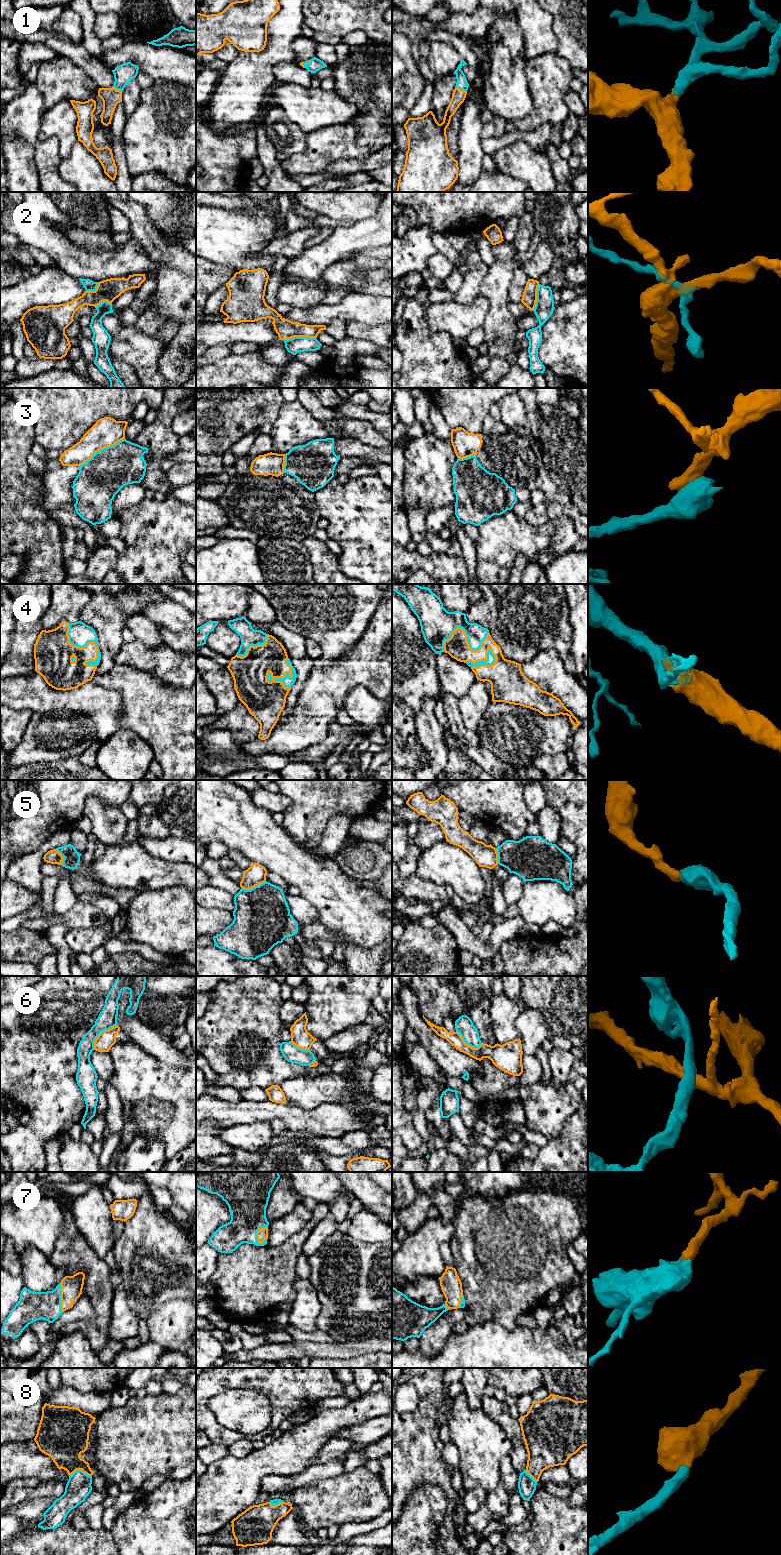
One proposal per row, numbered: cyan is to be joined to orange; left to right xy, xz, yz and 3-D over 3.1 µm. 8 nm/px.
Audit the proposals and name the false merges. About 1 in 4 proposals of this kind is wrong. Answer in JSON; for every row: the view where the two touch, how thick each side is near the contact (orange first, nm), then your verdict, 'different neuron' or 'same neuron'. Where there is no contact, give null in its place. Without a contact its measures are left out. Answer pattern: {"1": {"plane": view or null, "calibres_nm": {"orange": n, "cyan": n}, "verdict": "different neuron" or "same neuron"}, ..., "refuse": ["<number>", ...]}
{"1": {"plane": "yz", "calibres_nm": {"orange": 110, "cyan": 90}, "verdict": "same neuron"}, "2": {"plane": "xz", "calibres_nm": {"orange": 160, "cyan": 130}, "verdict": "different neuron"}, "3": {"plane": "xy", "calibres_nm": {"orange": 220, "cyan": 360}, "verdict": "different neuron"}, "4": {"plane": "xz", "calibres_nm": {"orange": 260, "cyan": 80}, "verdict": "same neuron"}, "5": {"plane": "xz", "calibres_nm": {"orange": 160, "cyan": 460}, "verdict": "same neuron"}, "6": {"plane": "xy", "calibres_nm": {"orange": 140, "cyan": 150}, "verdict": "different neuron"}, "7": {"plane": "xz", "calibres_nm": {"orange": 90, "cyan": 300}, "verdict": "same neuron"}, "8": {"plane": "xy", "calibres_nm": {"orange": 320, "cyan": 200}, "verdict": "same neuron"}, "refuse": ["2", "3", "6"]}

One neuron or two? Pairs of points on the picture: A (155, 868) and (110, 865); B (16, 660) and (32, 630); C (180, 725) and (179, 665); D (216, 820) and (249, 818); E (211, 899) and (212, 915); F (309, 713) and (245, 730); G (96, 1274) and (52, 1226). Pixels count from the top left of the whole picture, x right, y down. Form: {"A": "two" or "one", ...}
{"A": "one", "B": "one", "C": "two", "D": "one", "E": "two", "F": "two", "G": "two"}

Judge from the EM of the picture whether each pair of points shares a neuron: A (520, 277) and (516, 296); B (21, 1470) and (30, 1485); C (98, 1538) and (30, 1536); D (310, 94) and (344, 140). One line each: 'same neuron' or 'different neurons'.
A: same neuron
B: different neurons
C: same neuron
D: different neurons

